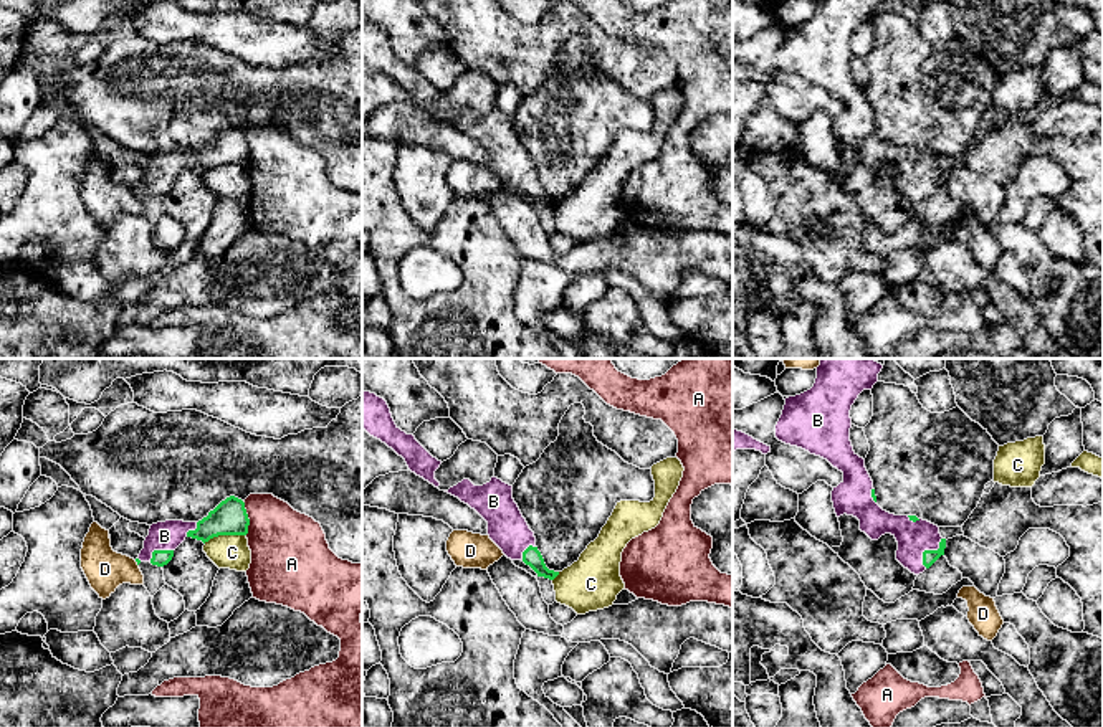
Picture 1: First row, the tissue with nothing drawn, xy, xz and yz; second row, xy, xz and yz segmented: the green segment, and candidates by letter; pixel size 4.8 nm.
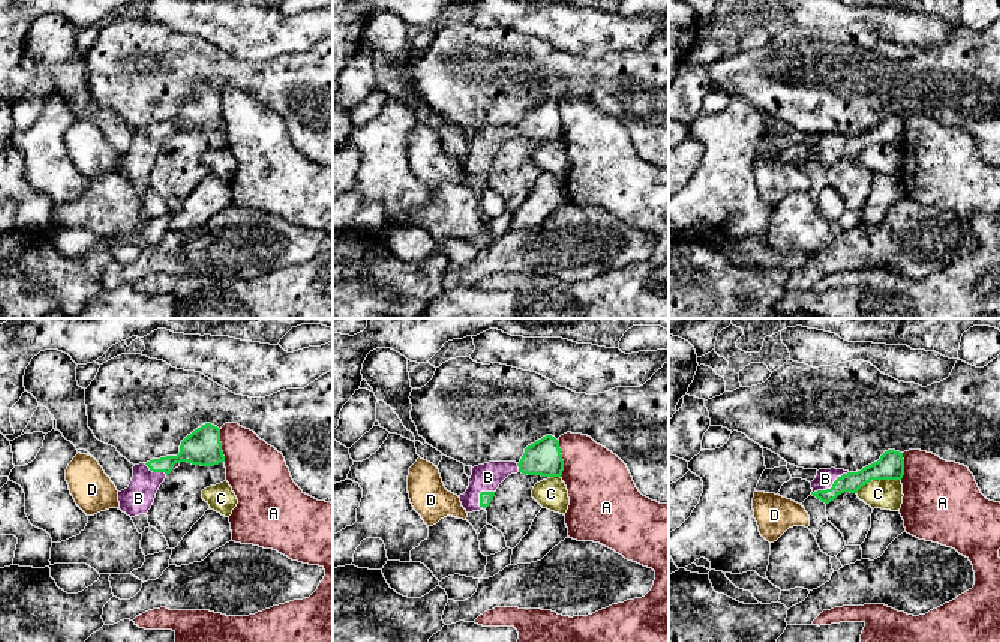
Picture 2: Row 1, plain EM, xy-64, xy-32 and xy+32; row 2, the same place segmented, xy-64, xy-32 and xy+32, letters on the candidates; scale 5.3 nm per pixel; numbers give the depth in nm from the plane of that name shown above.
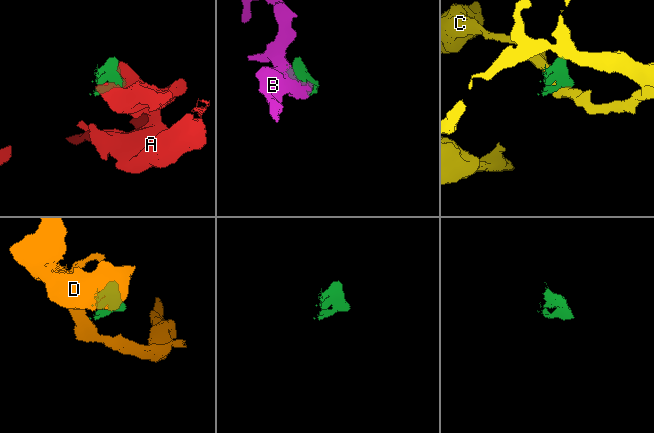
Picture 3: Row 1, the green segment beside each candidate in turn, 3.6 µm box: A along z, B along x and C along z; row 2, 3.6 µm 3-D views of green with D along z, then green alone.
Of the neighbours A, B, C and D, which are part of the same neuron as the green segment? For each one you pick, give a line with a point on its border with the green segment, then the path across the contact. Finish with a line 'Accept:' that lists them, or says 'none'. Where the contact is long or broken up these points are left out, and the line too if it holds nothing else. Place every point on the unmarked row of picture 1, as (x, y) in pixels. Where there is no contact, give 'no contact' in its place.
B: contact yz (928, 180)
Accept: B

